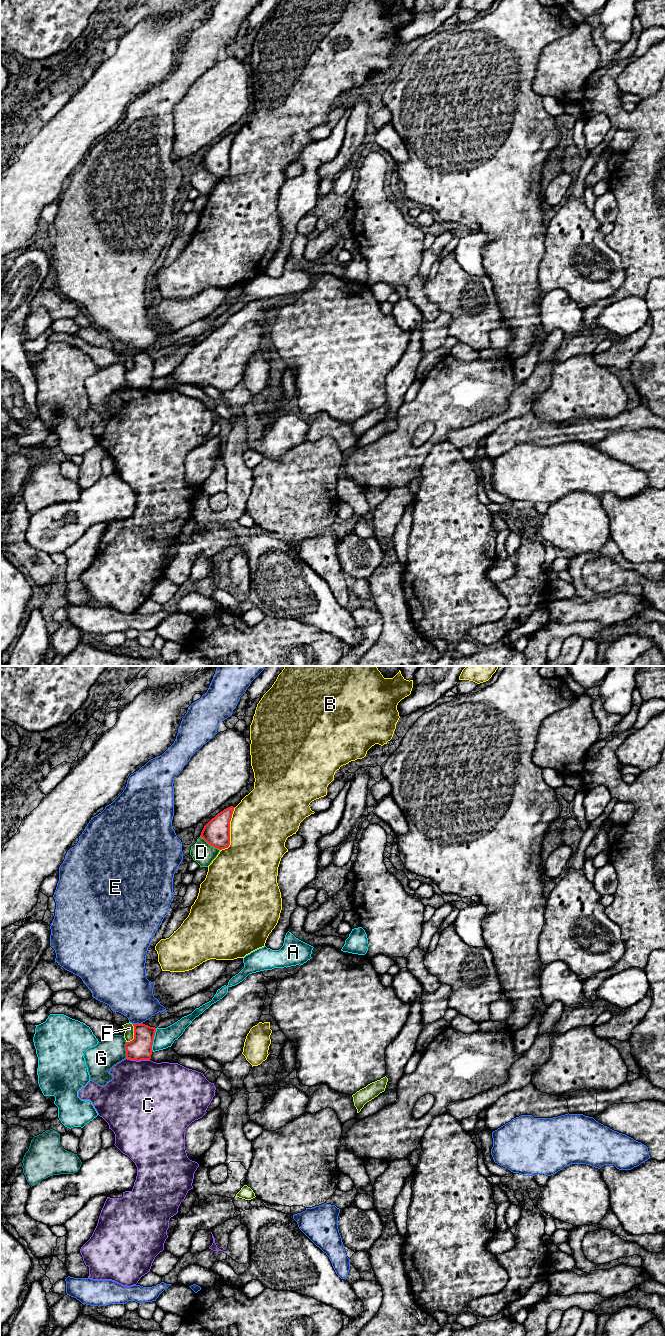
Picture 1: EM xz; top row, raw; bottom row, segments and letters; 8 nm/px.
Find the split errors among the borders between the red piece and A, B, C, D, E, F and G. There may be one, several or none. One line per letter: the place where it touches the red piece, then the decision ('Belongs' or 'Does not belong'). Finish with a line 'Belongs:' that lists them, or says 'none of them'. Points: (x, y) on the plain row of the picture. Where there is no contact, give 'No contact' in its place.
A: Touches red at xz (153, 367). Does not belong
B: Touches red at xz (229, 159). Does not belong
C: Touches red at xz (138, 388). Does not belong
D: Touches red at xz (210, 173). Does not belong
E: Touches red at xz (137, 352). Does not belong
F: Touches red at xz (134, 363). Does not belong
G: Touches red at xz (125, 378). Does not belong
Belongs: none of them

